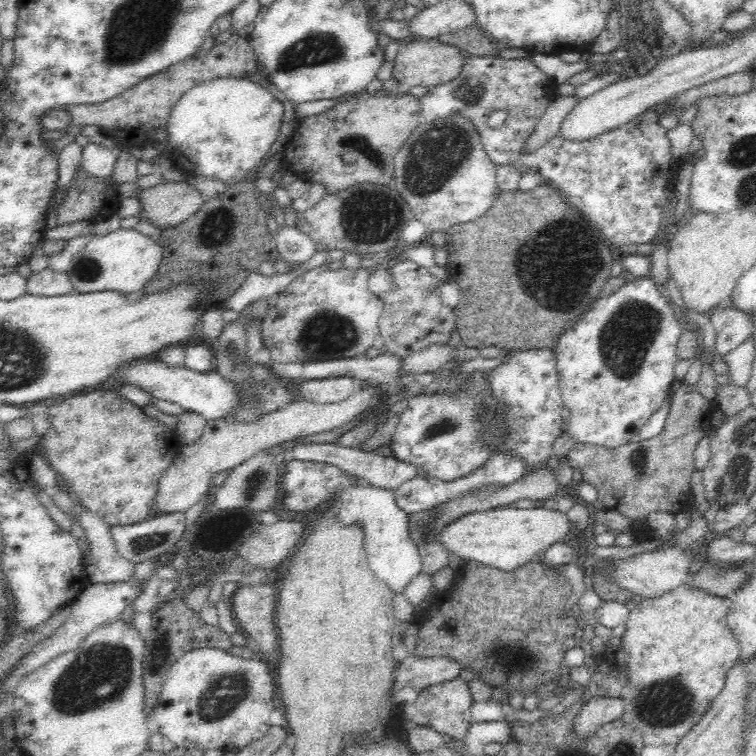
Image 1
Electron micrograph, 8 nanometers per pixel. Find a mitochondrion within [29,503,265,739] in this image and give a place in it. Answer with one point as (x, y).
(100, 674)

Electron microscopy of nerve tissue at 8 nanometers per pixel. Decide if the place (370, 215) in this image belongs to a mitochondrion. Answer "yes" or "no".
yes

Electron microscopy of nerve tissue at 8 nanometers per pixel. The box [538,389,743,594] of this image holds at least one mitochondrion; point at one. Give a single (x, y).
(639, 461)

